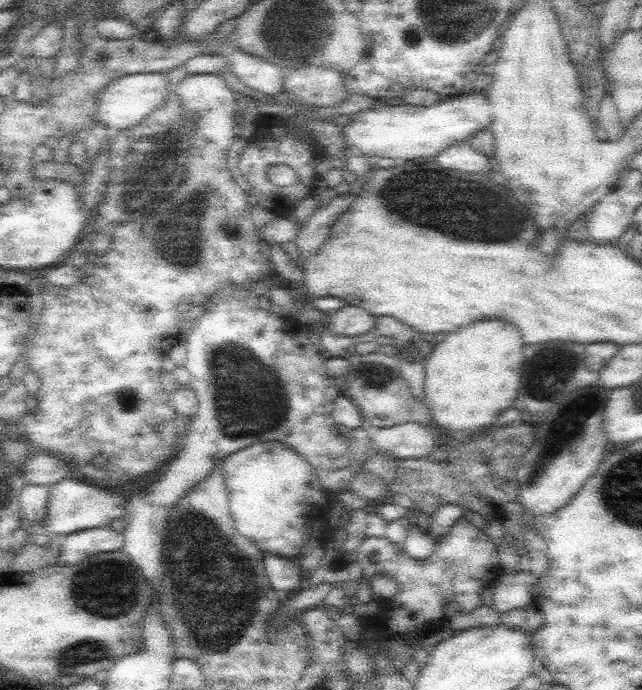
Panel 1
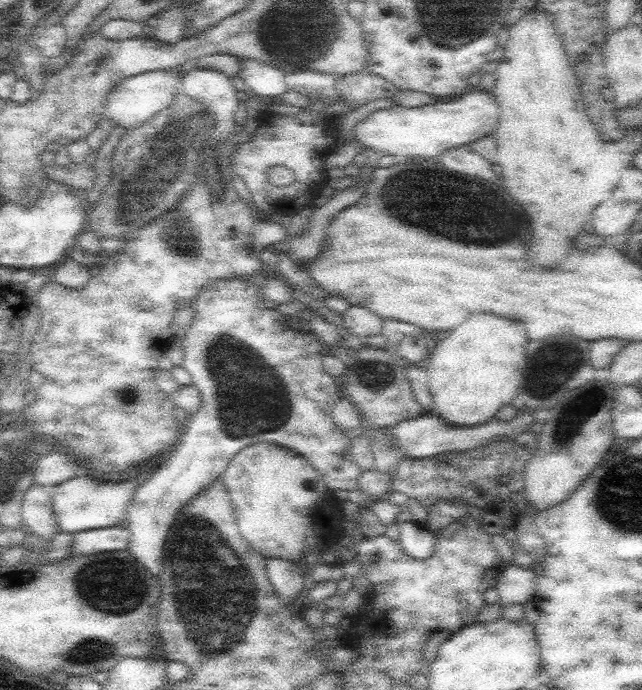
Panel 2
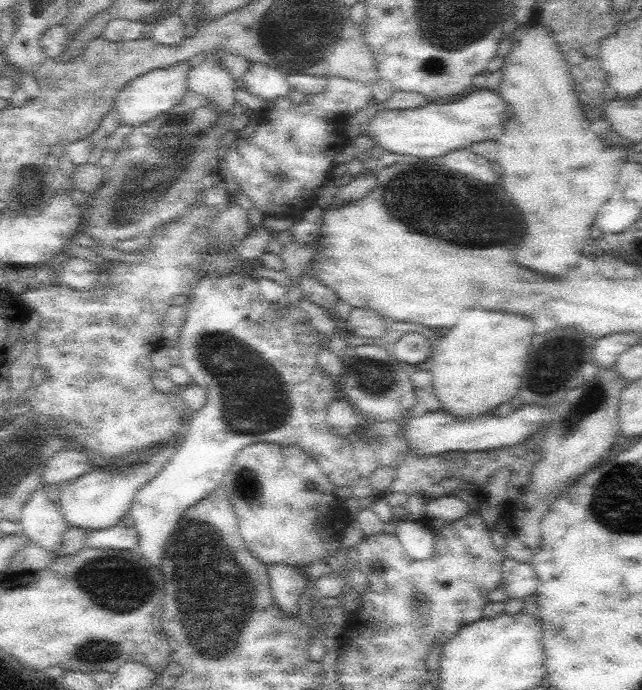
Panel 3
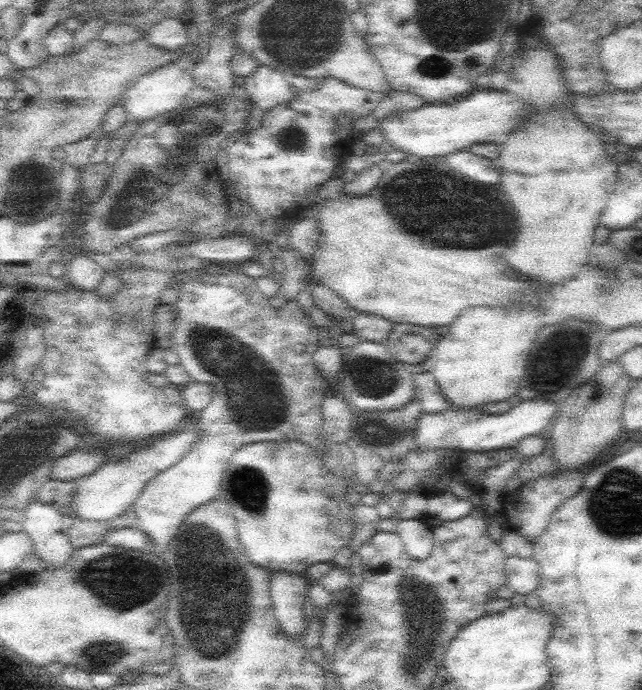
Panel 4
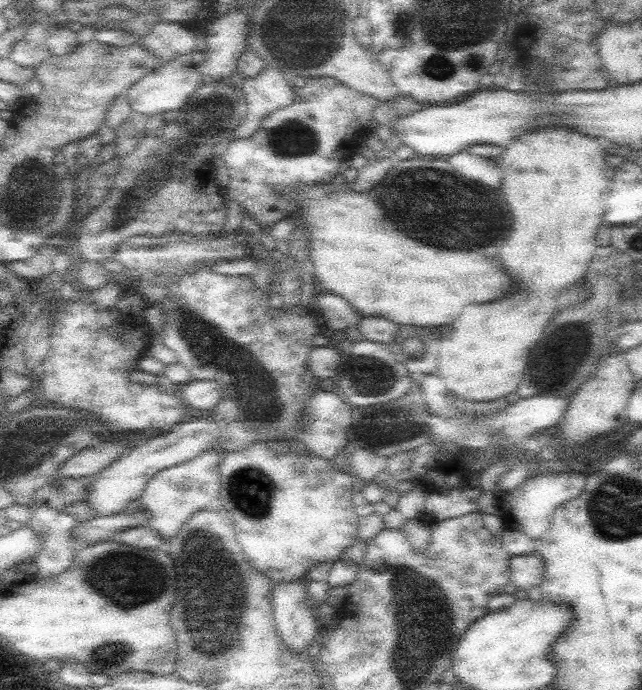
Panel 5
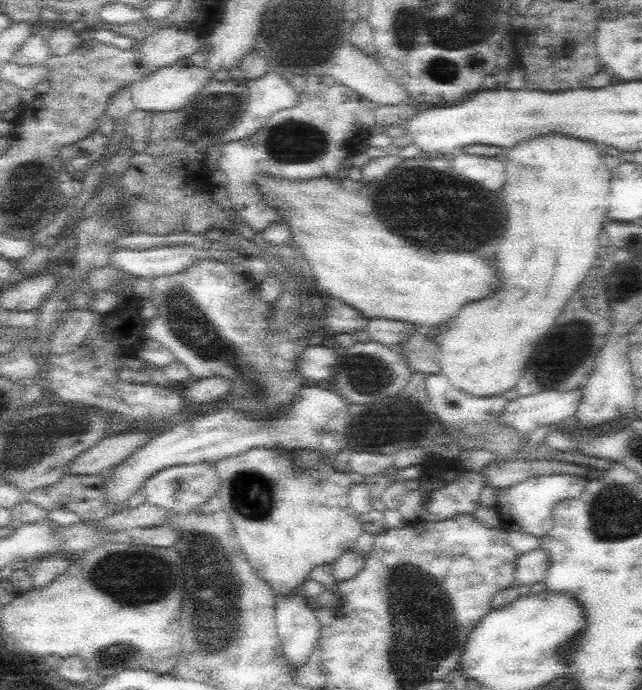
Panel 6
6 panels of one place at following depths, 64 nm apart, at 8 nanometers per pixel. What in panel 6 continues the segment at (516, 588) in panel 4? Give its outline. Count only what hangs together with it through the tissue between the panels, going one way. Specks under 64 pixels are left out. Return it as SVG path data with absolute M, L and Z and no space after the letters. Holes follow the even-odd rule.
M531 550L515 560L515 586L533 586L543 582L549 570L549 556L545 550Z

